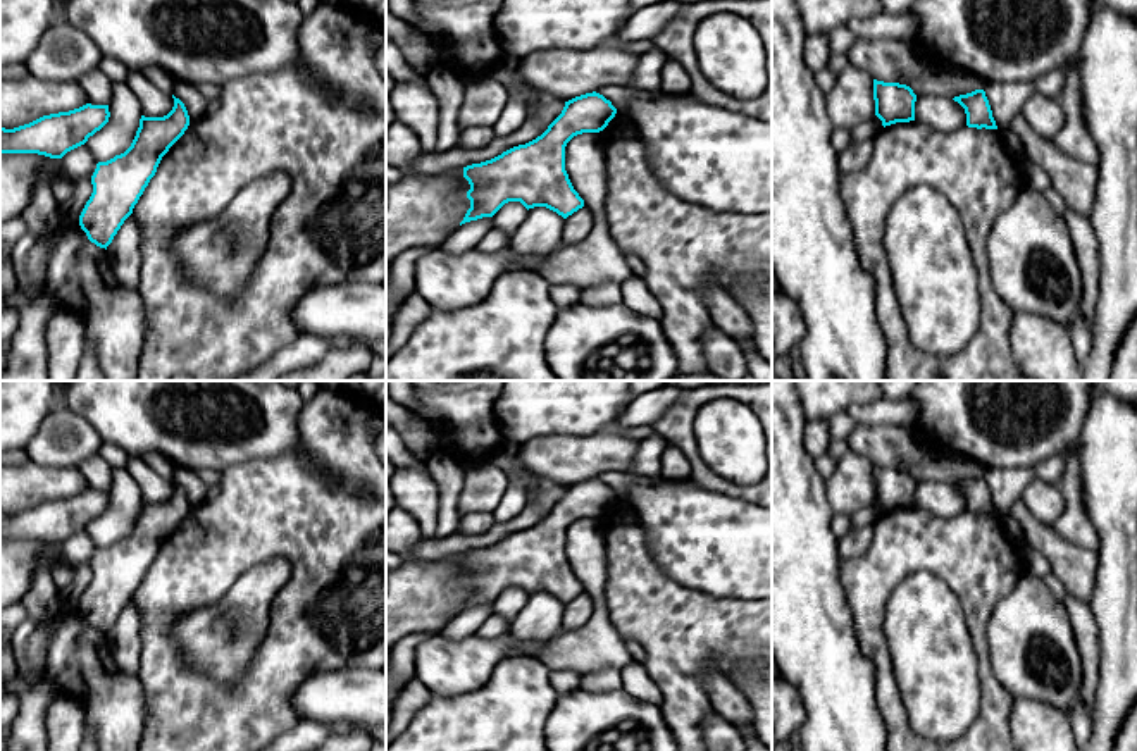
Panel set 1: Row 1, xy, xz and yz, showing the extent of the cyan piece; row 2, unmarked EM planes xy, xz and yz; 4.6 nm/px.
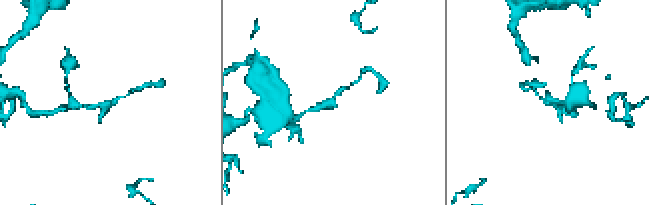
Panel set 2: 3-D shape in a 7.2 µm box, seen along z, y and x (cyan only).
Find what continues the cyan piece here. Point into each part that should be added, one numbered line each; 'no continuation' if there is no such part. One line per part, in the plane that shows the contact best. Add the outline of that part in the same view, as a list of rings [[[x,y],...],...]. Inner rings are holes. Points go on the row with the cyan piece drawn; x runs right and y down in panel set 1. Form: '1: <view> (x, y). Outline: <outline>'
no continuation

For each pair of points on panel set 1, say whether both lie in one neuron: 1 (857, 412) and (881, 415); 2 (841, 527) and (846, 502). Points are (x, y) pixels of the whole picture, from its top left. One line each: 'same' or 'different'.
1: same
2: different

